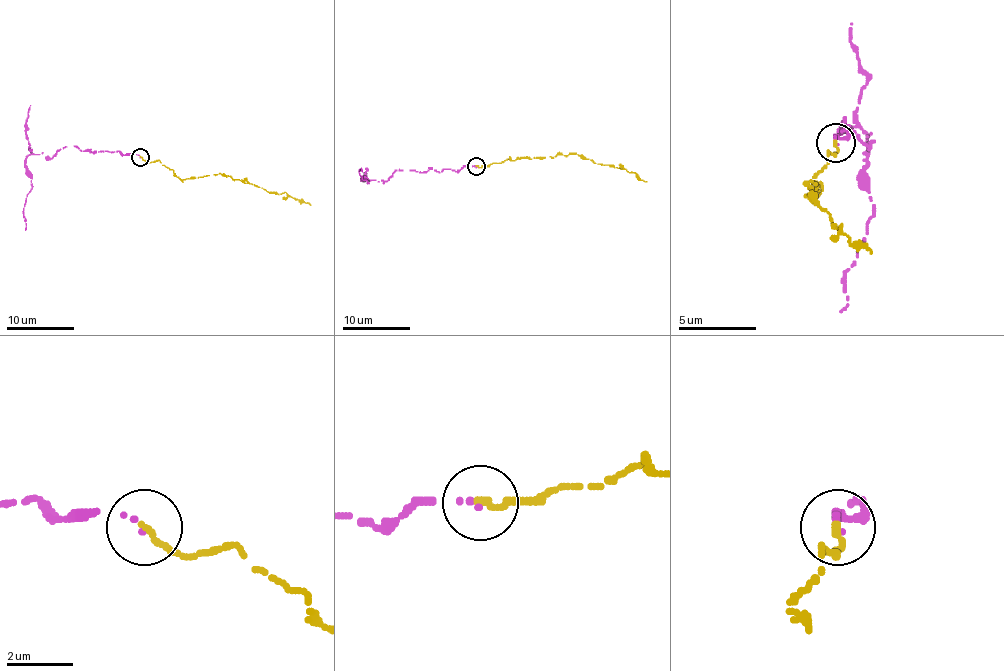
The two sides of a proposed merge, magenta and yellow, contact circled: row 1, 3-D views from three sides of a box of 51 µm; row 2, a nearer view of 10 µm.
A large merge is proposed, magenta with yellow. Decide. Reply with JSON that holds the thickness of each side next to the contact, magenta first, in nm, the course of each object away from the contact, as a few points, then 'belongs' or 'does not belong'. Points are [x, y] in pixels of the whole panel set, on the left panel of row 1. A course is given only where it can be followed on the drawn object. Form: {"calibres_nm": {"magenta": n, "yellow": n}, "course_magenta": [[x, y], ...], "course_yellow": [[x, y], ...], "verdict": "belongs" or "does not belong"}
{"calibres_nm": {"magenta": 130, "yellow": 220}, "course_magenta": [[141, 158], [75, 146], [65, 146], [50, 158], [30, 154], [25, 230]], "course_yellow": [[141, 156], [149, 163], [159, 161], [181, 180], [220, 173], [311, 205]], "verdict": "belongs"}

